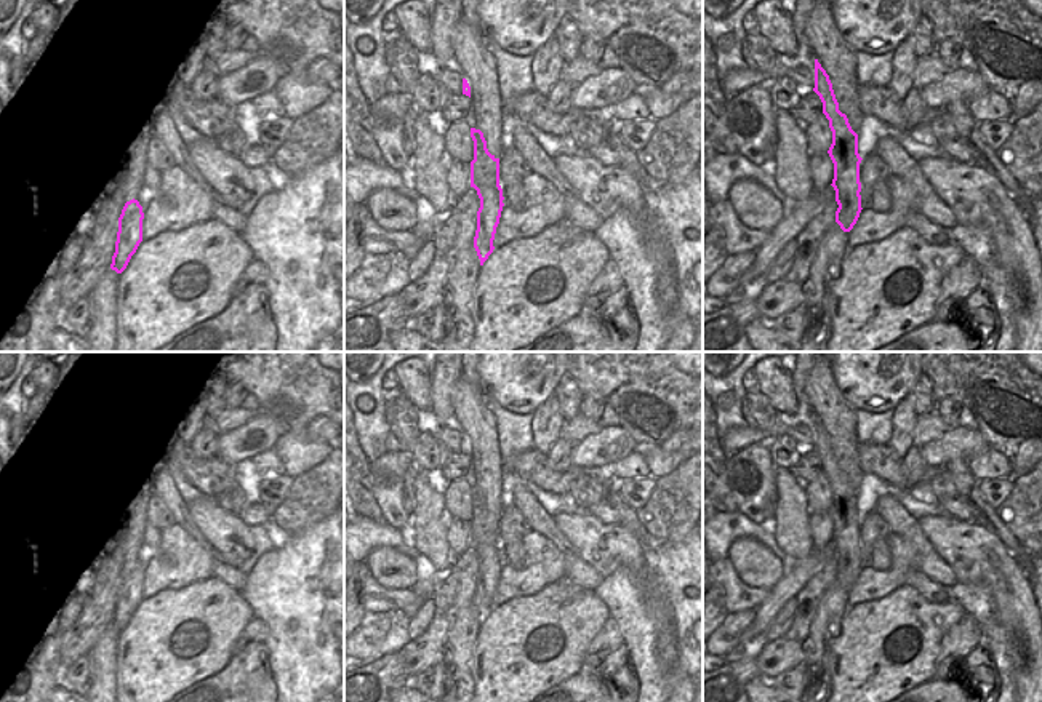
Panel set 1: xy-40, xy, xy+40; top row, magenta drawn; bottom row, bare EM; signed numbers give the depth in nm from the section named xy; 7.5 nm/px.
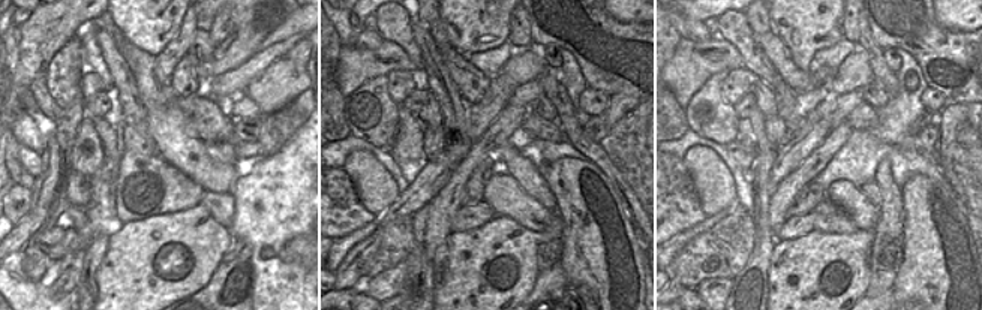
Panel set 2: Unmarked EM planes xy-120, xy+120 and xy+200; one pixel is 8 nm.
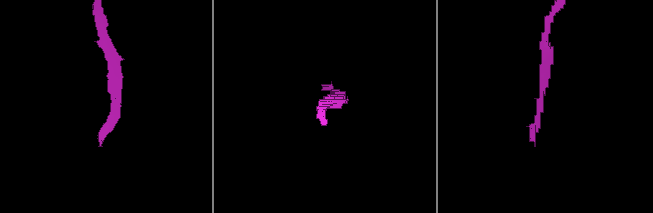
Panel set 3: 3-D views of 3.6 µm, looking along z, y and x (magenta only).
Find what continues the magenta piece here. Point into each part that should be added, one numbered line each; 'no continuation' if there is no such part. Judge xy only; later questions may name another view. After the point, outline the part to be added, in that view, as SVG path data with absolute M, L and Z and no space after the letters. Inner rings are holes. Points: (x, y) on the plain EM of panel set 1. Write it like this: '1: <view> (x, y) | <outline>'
no continuation

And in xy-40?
no continuation

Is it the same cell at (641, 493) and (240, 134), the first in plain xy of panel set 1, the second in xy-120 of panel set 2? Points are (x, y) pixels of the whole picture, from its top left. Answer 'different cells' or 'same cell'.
same cell

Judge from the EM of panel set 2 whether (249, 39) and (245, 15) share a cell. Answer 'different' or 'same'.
different

